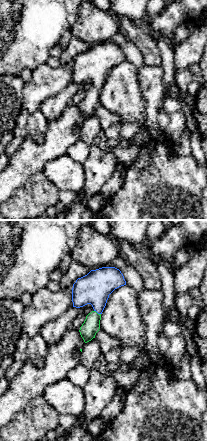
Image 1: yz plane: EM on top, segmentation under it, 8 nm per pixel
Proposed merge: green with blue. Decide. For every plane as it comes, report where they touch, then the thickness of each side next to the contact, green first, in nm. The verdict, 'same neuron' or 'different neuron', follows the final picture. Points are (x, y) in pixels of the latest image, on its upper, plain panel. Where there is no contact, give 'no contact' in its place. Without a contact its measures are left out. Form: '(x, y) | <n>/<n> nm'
(96, 88) | 140/260 nm

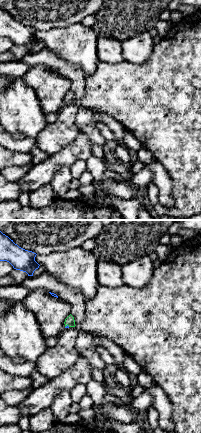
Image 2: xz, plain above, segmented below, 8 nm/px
(67, 100) | 70/20 nm

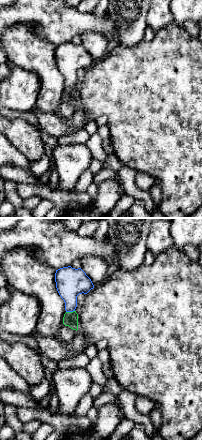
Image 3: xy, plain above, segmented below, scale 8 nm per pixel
(70, 88) | 120/240 nm

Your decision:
same neuron

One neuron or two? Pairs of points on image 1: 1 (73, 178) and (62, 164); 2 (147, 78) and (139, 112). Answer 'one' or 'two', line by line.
1: one
2: two

